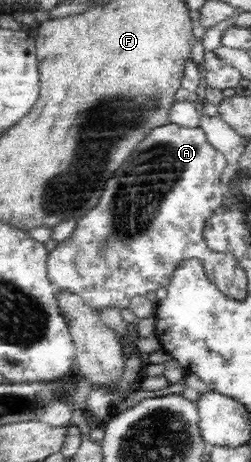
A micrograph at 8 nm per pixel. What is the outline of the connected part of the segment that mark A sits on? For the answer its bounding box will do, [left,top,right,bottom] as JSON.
[47,122,227,313]

